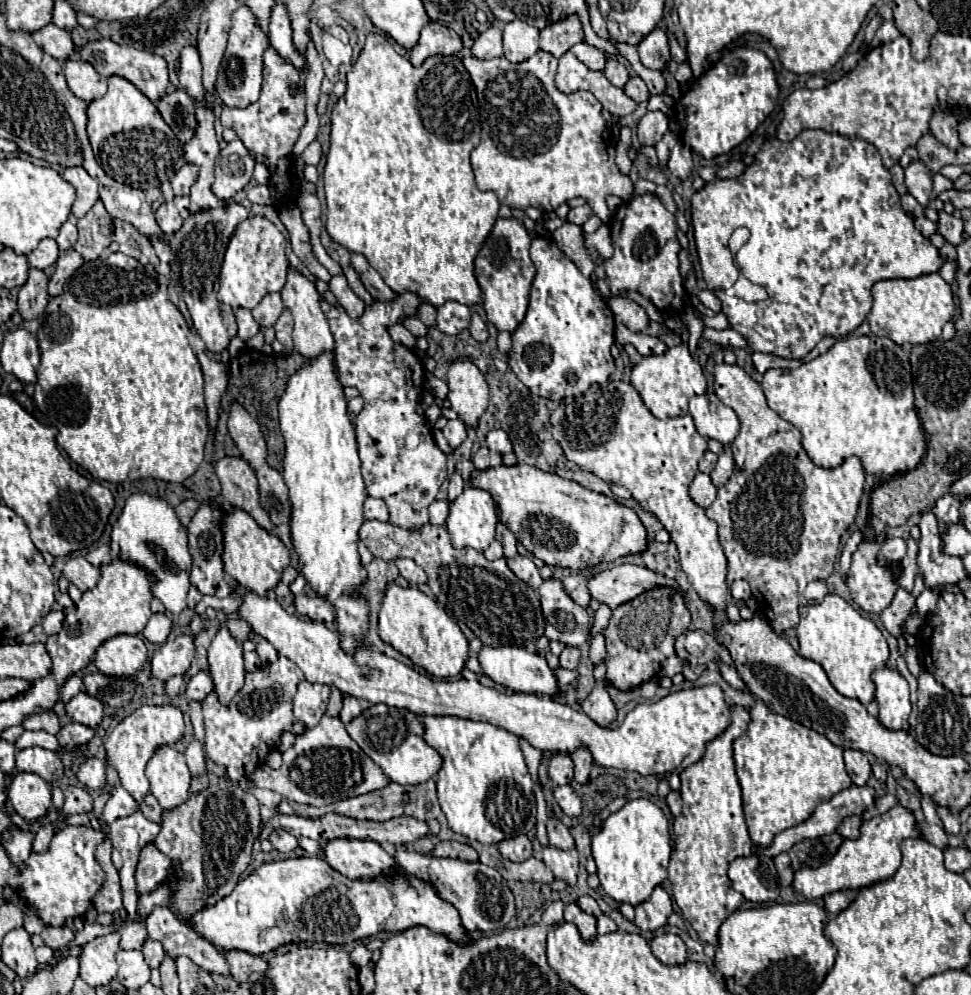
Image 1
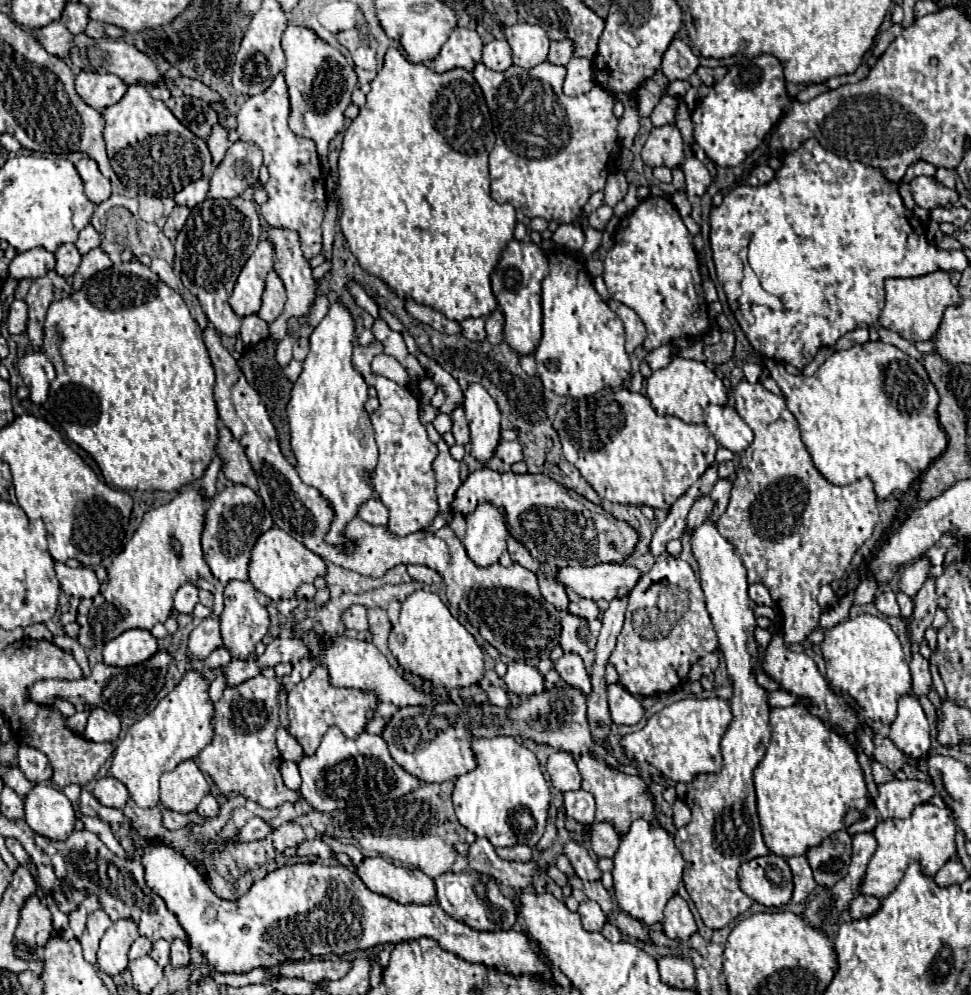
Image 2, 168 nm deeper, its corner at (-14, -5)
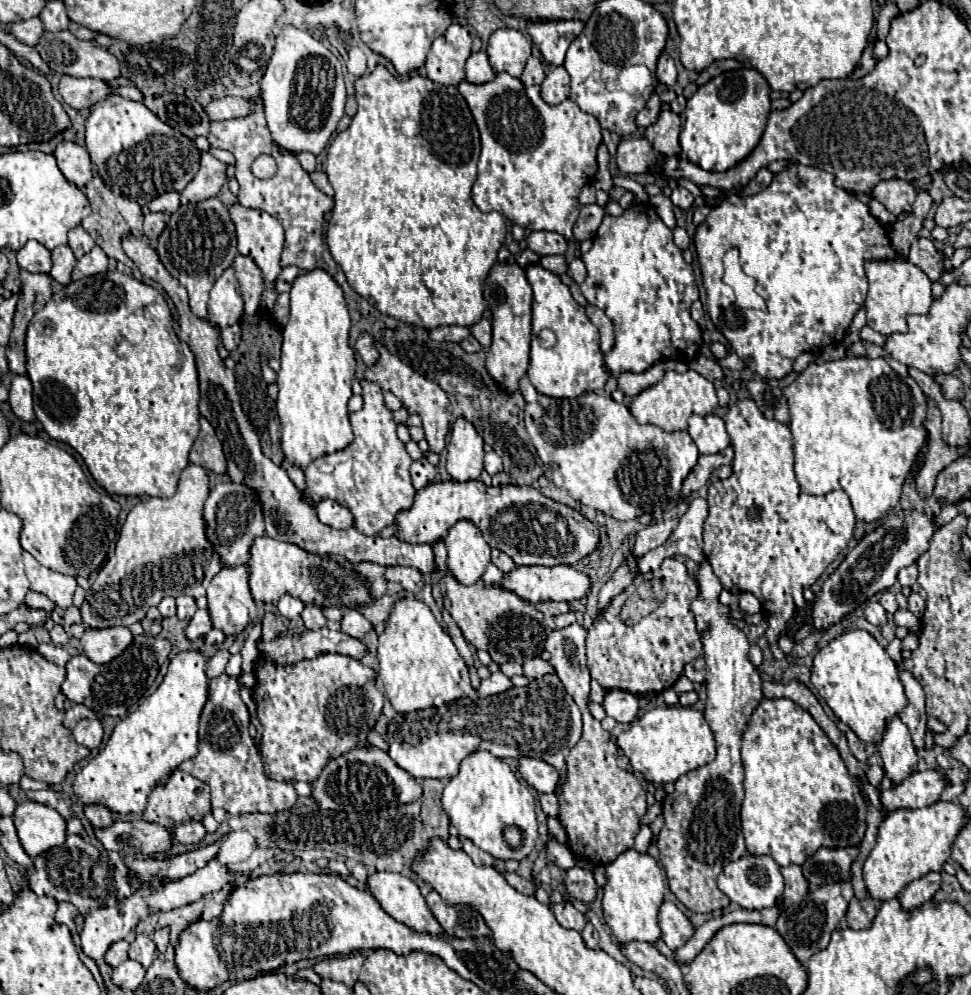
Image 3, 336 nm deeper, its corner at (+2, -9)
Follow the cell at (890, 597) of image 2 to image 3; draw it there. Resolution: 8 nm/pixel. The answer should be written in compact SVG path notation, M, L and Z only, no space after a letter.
M876 598L868 600L864 614L866 614L866 620L868 620L870 624L874 624L874 626L886 624L886 610L880 606L880 602L878 602Z

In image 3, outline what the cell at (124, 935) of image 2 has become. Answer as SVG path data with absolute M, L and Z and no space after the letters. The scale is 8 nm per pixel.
M212 860L208 862L202 870L186 876L186 878L180 878L180 880L174 880L174 882L168 882L164 888L160 890L150 890L150 888L144 888L144 890L136 890L130 898L126 898L120 906L112 906L112 908L98 908L98 910L92 910L86 918L84 918L84 930L80 934L80 948L82 952L92 958L92 960L102 960L104 954L108 952L108 948L118 942L118 940L124 940L130 930L136 928L138 920L142 920L146 914L152 914L154 910L172 910L172 908L180 908L184 904L190 904L198 898L202 898L204 894L210 894L210 892L216 892L220 890L224 884L236 880L236 874L232 874L226 866L222 866L218 860Z

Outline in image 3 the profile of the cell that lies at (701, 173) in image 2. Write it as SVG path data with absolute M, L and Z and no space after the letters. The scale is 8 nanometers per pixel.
M676 186L674 190L672 190L672 202L674 202L674 206L678 206L678 208L682 208L682 210L688 210L690 206L692 206L692 202L694 202L694 196L686 190L686 188L682 188L682 186Z

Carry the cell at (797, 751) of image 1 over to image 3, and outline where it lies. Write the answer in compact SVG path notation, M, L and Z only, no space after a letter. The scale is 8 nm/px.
M764 698L754 710L742 734L744 762L744 800L740 810L746 848L754 856L770 856L778 866L804 864L818 848L856 846L866 832L866 814L858 788L848 774L836 746L828 740L814 718L792 700Z

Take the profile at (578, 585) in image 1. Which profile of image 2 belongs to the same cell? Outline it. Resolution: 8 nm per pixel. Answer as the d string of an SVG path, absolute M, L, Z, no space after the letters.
M582 598L580 602L570 602L568 612L574 614L574 616L580 616L580 618L586 618L586 620L594 620L594 618L598 618L600 610L598 610L598 606L592 600Z

